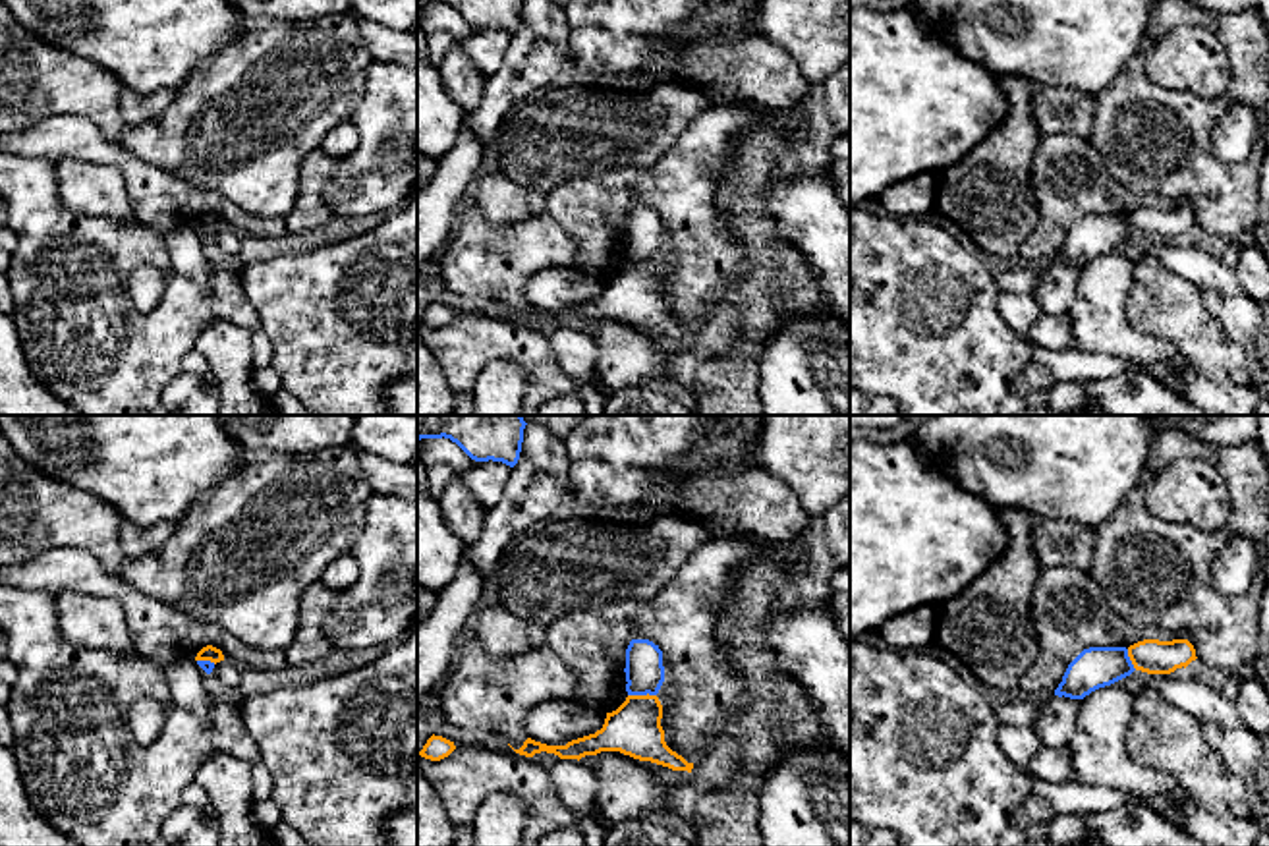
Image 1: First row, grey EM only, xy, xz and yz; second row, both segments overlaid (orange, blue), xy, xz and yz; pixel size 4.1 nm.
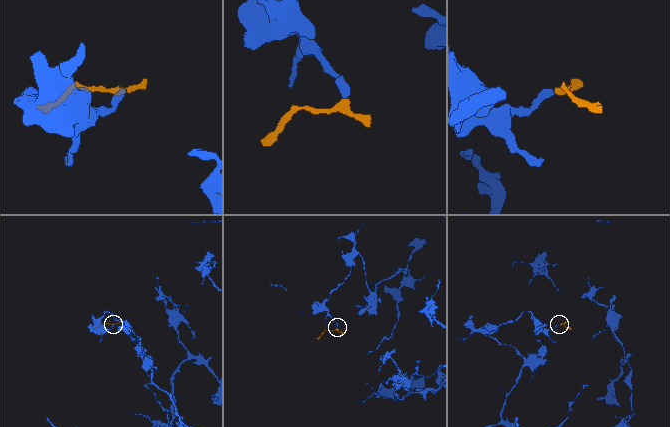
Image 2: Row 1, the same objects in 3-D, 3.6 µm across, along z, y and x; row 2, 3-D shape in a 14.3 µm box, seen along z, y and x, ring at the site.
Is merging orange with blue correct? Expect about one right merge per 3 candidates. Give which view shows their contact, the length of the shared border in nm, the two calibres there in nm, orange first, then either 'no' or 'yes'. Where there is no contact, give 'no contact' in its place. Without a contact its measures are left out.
xz | 120 nm | 220/160 nm | no

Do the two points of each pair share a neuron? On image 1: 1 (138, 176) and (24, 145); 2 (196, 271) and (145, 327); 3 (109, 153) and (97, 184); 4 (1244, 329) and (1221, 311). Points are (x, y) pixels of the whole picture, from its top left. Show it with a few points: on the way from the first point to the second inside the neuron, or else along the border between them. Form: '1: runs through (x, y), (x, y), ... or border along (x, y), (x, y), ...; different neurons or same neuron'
1: runs through (109, 153), (85, 143), (53, 143); same neuron
2: border along (165, 238), (170, 265), (207, 286); different neurons
3: border along (60, 159), (111, 165), (120, 174), (130, 203); different neurons
4: runs through (1239, 323), (1227, 311); same neuron

